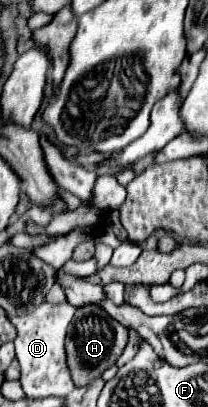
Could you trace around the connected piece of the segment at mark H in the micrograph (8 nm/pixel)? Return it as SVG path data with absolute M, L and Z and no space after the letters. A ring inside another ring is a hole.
M77 307L75 319L67 333L67 363L71 369L71 375L77 385L87 385L93 379L101 377L101 373L115 365L117 357L123 353L127 343L127 329L117 323L109 313L103 313L99 307Z

